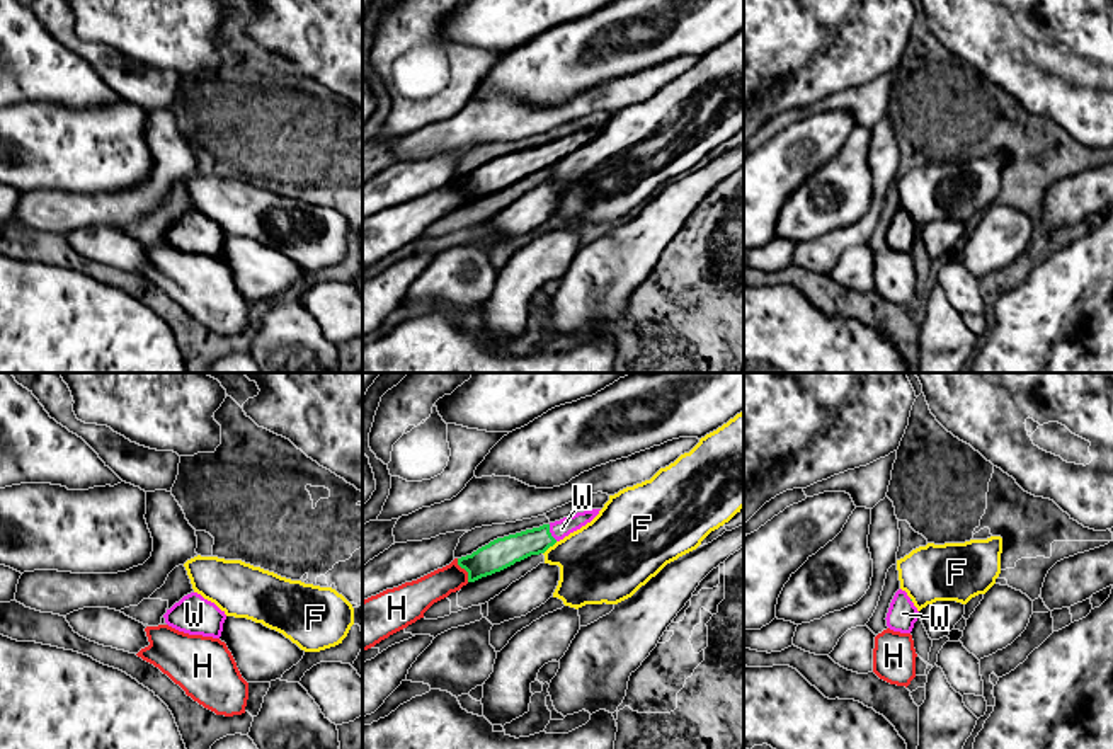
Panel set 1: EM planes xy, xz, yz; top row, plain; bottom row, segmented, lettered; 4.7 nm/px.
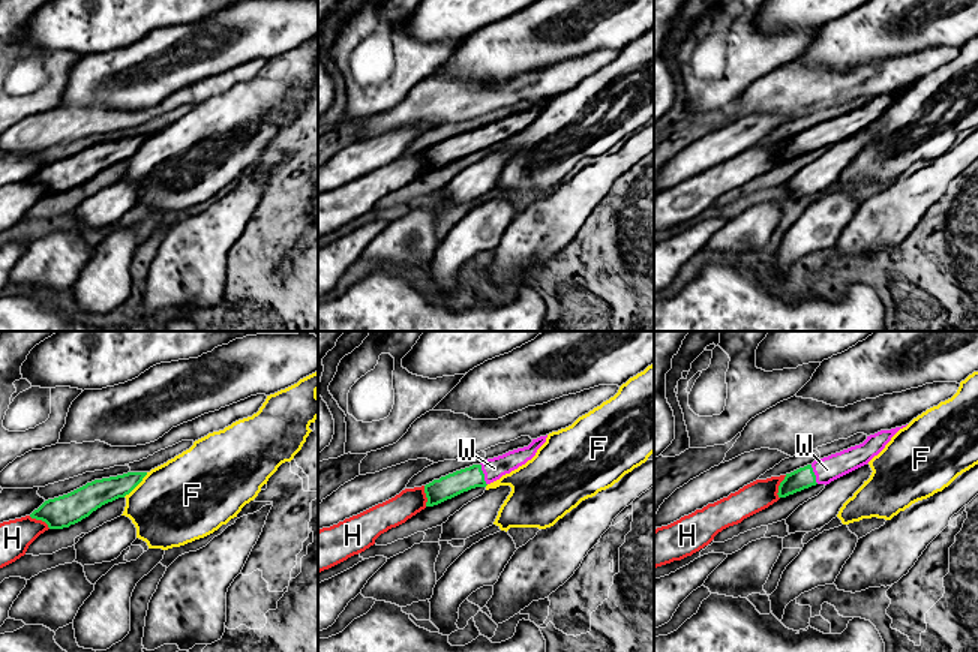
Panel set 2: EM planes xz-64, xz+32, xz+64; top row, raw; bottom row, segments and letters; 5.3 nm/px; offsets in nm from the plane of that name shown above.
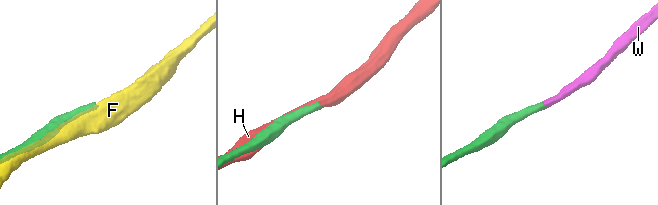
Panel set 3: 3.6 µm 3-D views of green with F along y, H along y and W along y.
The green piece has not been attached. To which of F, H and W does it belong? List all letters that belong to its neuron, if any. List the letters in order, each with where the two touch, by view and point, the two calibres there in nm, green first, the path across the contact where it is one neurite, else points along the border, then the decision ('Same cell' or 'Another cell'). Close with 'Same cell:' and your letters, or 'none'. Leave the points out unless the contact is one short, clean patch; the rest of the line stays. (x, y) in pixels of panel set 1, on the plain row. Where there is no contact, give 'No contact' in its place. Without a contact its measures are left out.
F: Touches green at xz (550, 164). Thickness 140 nm (green) against 380 nm. Another cell
H: Touches green at xz (465, 188). Thickness 140 nm (green) against 150 nm. Another cell
W: Touches green at xz (550, 152). Thickness 140 nm (green) against 90 nm. Path across: xz (502, 171), (540, 159), (550, 152), (562, 147). Same cell
Same cell: W

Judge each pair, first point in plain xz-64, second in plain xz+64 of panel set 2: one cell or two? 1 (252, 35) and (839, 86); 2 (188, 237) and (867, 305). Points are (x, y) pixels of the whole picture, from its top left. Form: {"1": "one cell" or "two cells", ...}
{"1": "two cells", "2": "two cells"}

